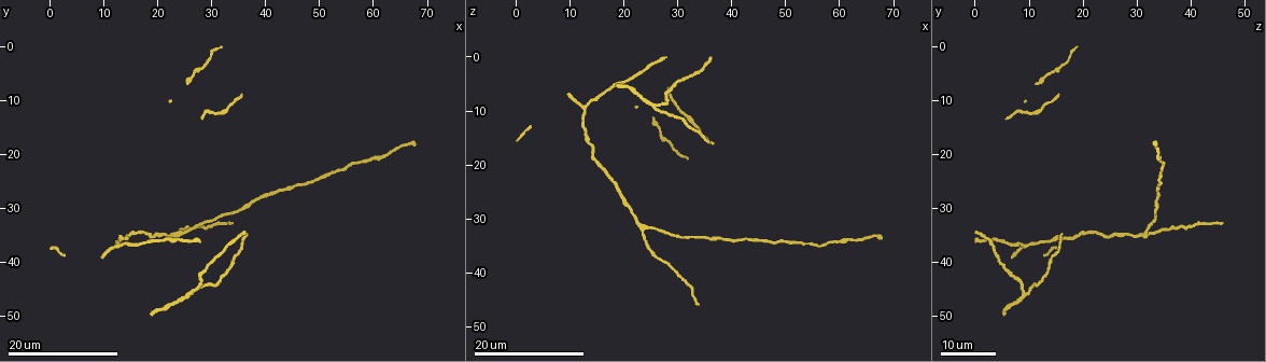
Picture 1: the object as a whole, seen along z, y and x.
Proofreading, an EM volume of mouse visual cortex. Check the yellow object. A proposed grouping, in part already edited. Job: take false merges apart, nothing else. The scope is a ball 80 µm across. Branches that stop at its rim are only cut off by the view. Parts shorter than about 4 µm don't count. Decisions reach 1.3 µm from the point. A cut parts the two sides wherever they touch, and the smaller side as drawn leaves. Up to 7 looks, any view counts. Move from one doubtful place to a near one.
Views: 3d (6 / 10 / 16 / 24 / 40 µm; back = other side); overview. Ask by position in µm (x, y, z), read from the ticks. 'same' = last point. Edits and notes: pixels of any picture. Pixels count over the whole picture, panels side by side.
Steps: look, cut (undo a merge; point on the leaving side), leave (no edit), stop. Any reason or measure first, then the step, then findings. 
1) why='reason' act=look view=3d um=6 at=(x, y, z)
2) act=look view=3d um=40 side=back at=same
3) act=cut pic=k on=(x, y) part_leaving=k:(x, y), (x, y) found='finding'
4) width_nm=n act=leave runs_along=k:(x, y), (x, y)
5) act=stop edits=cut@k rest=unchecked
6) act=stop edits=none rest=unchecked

why='a narrow waist' act=look view=3d um=24 at=(54.0, 22.5, 35.0)

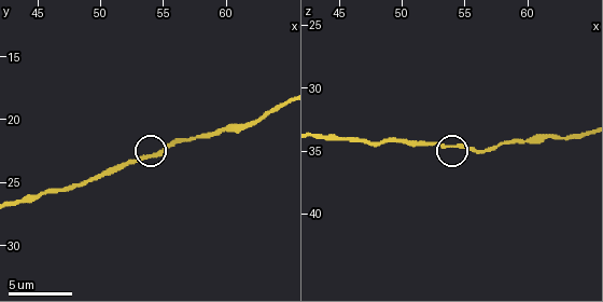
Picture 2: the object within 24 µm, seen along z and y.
act=look view=3d um=10 at=(54.0, 23.0, 34.4)

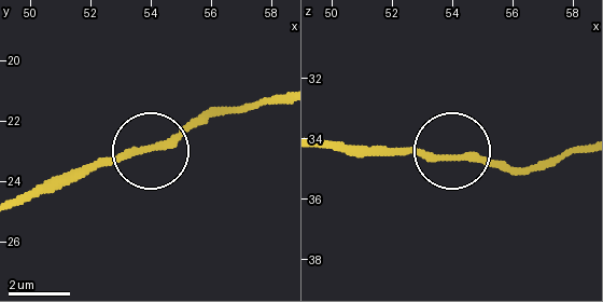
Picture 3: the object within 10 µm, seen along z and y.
width_nm=220 act=leave runs_along=3:(325, 148), (479, 155), (507, 168) found='one neuron here'

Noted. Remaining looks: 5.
act=look view=3d um=10 at=(59.4, 21.0, 34.2)

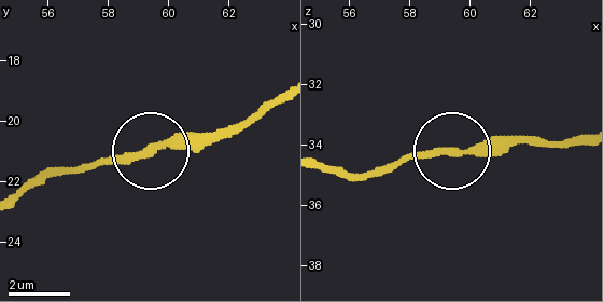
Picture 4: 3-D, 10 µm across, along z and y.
why='closer look' act=look view=3d um=6 at=(59.4, 21.0, 34.3)

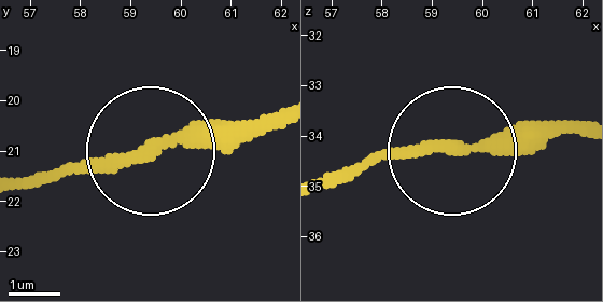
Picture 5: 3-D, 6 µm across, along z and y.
act=leave runs_along=5:(28, 182), (104, 156), (281, 131) found='all the same neuron'

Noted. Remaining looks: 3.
why='thick turns thin' act=look view=3d um=16 at=(34.5, 38.5, 14.5)

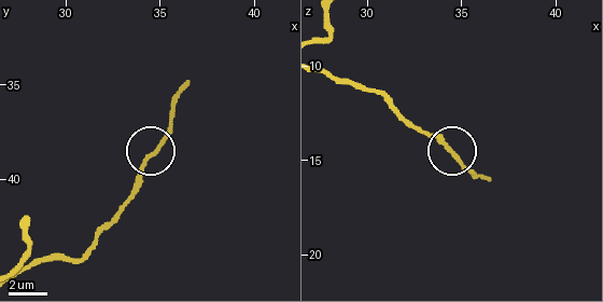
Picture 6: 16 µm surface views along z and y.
act=look view=3d um=10 at=(34.7, 38.6, 14.8)

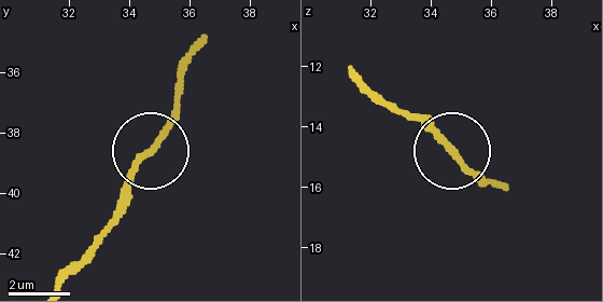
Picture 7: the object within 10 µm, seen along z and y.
width_nm=210 act=leave found='continuous, no second neuron'

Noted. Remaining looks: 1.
act=stop edits=none rest=unchecked

